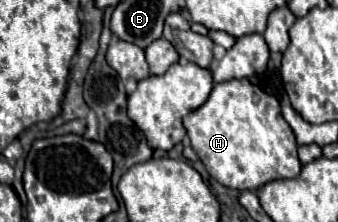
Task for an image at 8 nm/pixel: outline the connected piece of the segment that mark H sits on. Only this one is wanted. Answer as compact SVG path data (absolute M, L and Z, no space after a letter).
M233 78L215 84L207 102L187 114L183 124L207 172L227 188L257 190L271 180L295 178L301 172L295 134L283 120L279 100L267 78Z

